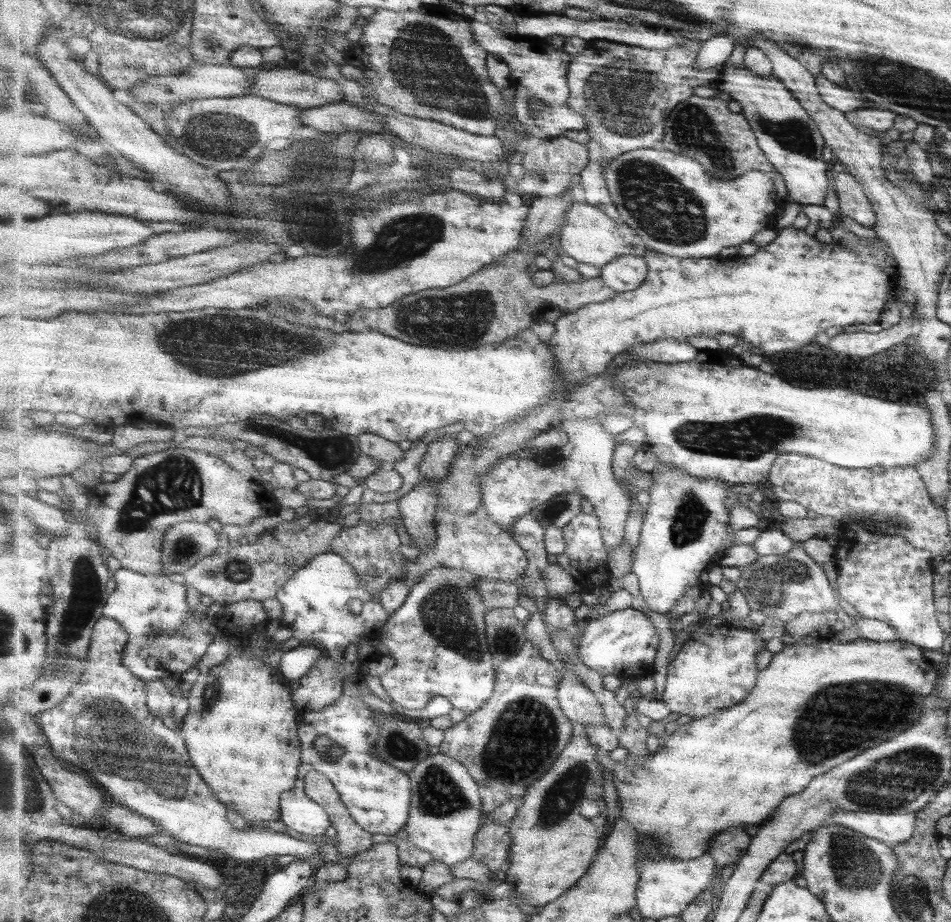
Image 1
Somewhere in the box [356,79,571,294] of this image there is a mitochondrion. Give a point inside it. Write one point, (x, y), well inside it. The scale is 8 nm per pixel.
(408, 236)

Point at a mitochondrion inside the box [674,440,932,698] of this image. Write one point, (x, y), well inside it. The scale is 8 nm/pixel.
(775, 585)

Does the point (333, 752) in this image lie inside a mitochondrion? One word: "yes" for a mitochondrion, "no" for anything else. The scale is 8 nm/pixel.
no

